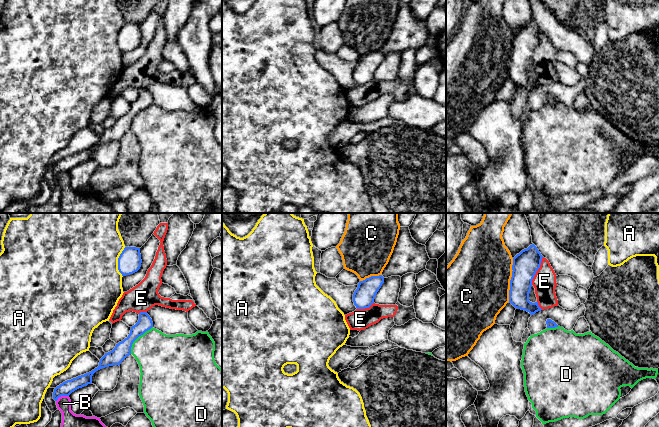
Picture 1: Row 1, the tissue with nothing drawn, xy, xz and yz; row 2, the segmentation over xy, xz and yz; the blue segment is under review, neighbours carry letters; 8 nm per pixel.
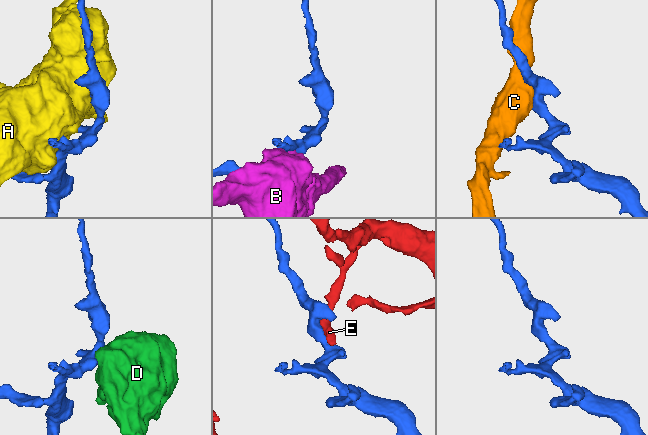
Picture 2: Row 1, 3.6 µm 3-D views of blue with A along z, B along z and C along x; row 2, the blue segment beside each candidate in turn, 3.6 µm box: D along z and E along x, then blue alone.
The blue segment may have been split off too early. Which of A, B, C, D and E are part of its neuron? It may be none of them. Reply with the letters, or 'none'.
none

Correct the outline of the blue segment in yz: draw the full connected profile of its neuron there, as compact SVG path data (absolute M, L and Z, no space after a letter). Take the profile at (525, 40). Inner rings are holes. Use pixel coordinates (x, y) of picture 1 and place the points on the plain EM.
M534 20L513 34L509 79L517 85L529 88L531 92L542 86L538 78L529 77L532 56L540 44L542 34L543 32Z

